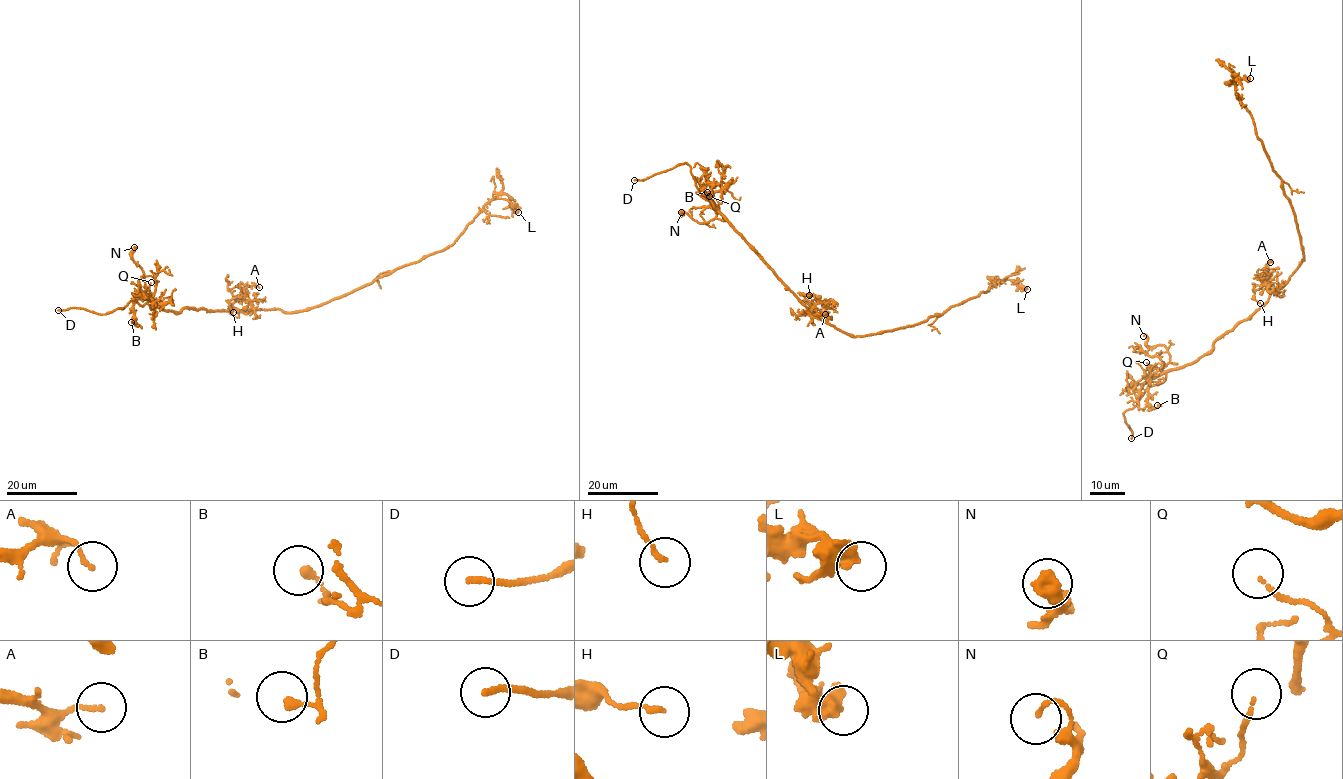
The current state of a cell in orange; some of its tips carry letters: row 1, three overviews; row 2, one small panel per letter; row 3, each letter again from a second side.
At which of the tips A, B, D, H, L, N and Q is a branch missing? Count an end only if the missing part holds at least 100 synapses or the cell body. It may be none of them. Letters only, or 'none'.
D

